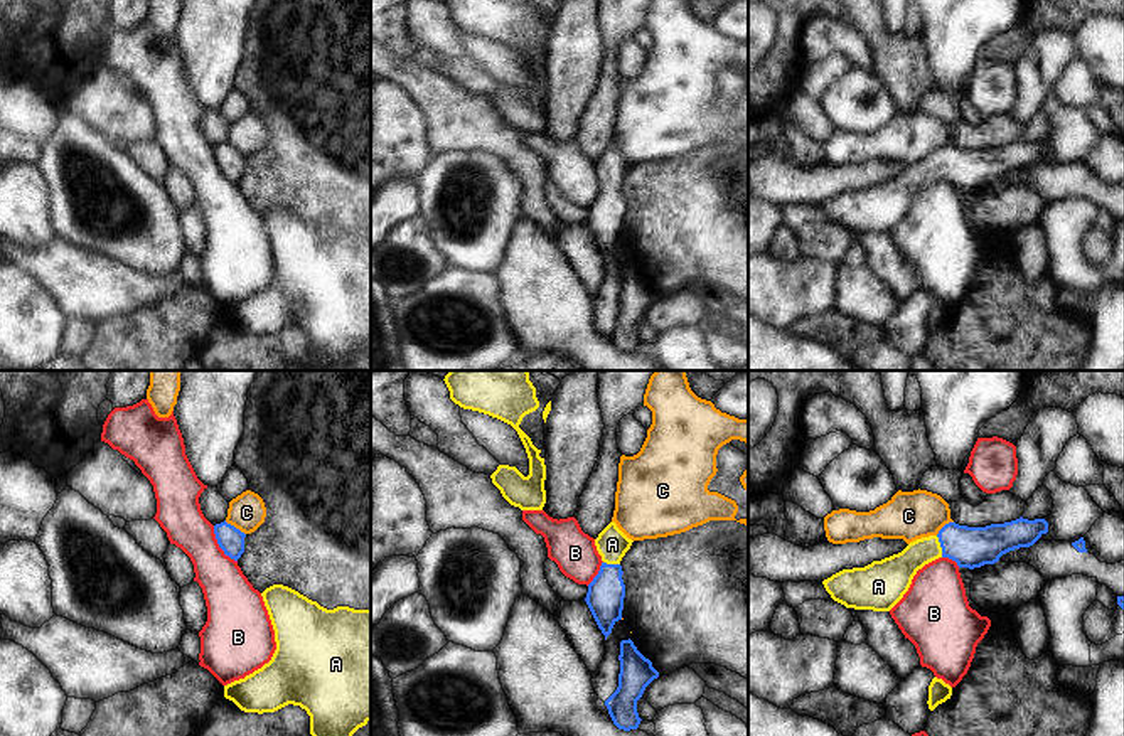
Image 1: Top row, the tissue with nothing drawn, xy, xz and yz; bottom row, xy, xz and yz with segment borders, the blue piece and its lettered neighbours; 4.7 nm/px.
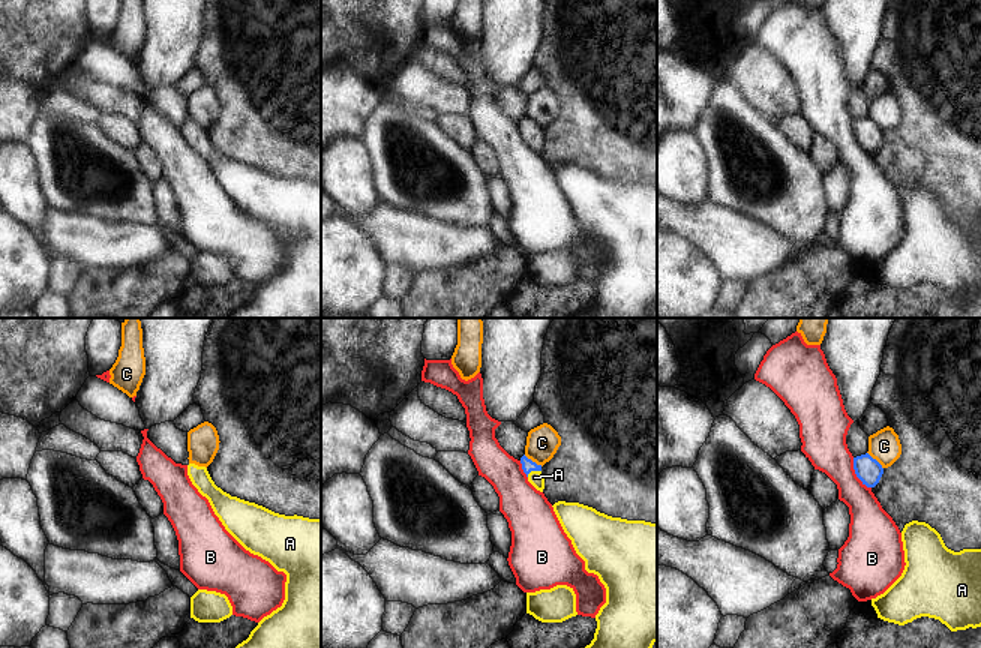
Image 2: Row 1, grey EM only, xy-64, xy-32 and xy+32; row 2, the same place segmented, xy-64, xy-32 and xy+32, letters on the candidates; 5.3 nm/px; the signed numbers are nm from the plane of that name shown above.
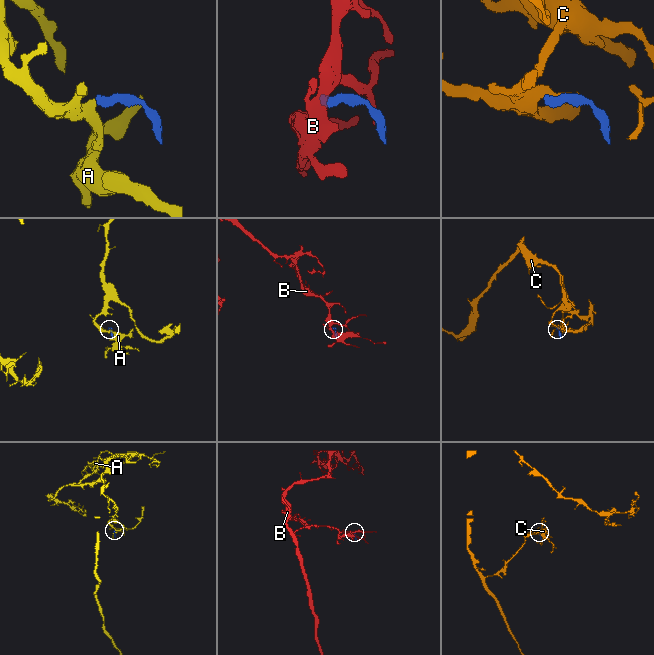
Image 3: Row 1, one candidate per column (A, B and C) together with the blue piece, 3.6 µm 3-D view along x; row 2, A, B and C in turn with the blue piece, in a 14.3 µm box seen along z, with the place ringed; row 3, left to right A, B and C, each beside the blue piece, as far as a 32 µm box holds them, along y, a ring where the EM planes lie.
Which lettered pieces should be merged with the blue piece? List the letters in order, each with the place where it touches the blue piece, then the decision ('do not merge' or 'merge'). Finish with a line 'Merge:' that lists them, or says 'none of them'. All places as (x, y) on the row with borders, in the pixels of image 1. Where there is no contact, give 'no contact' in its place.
A: contact yz (941, 546); merge
B: contact xy (219, 546); do not merge
C: contact xy (233, 526); do not merge
Merge: A

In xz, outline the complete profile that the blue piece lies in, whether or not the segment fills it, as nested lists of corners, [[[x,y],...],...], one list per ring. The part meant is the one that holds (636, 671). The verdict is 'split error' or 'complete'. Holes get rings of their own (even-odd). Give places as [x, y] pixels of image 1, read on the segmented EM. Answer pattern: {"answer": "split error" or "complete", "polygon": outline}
{"answer": "complete", "polygon": [[[620,642],[620,674],[617,691],[605,701],[608,714],[618,729],[637,729],[640,717],[637,712],[637,701],[642,697],[645,687],[659,677],[652,662],[645,659],[634,642]]]}

